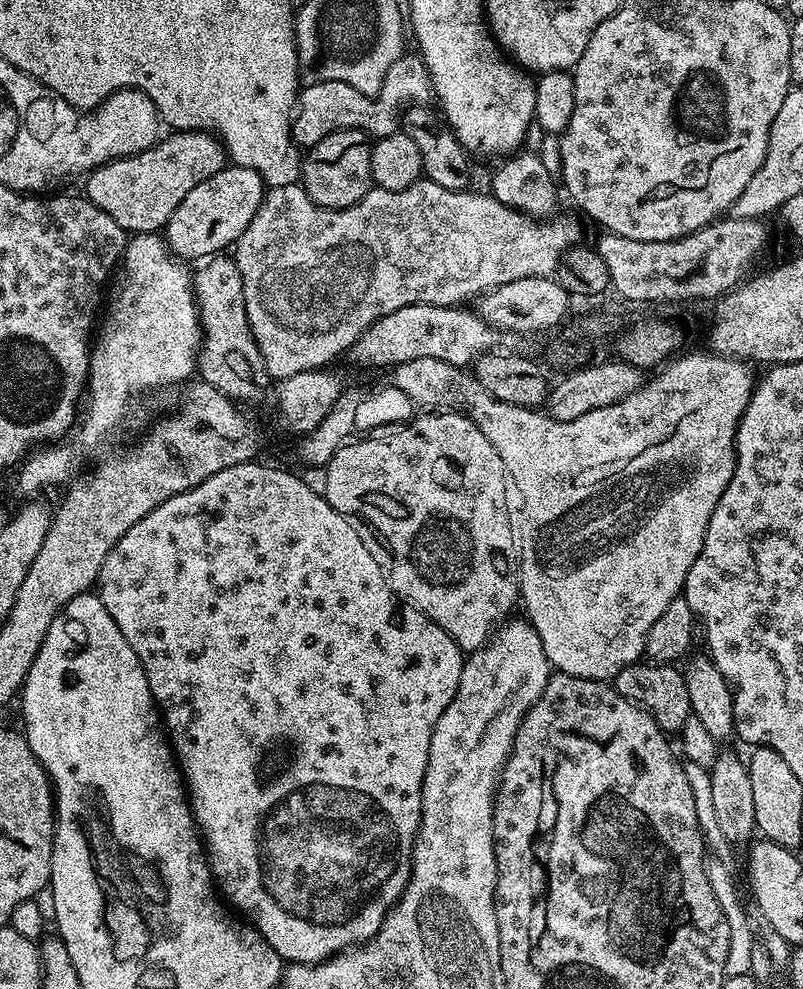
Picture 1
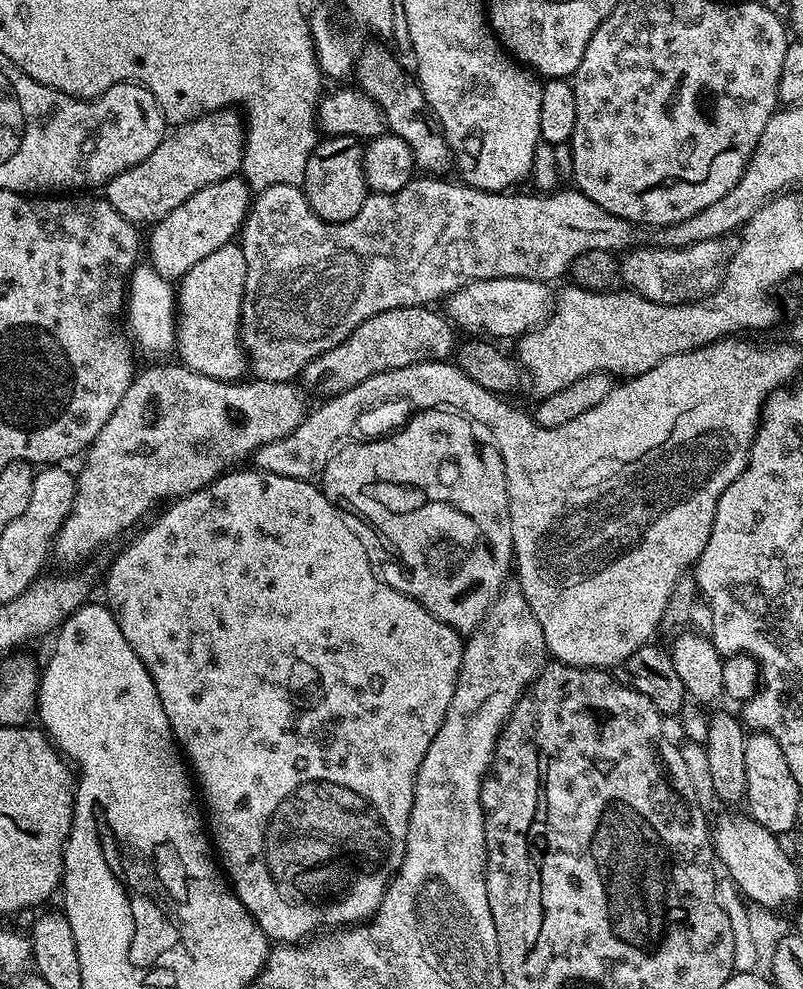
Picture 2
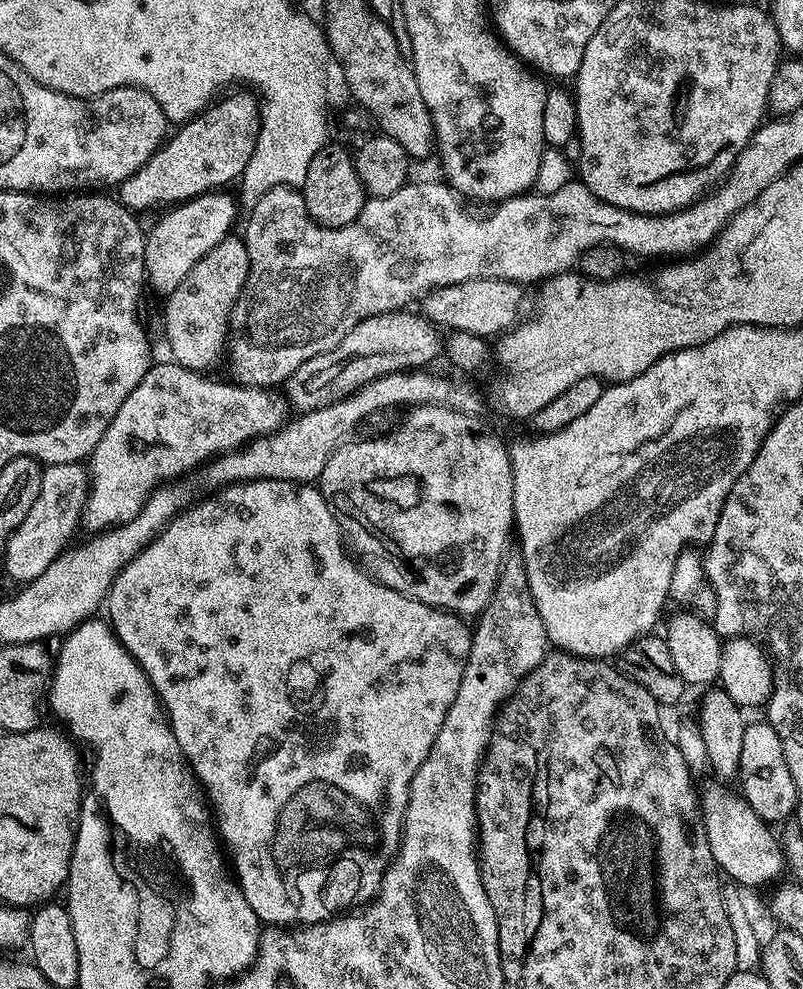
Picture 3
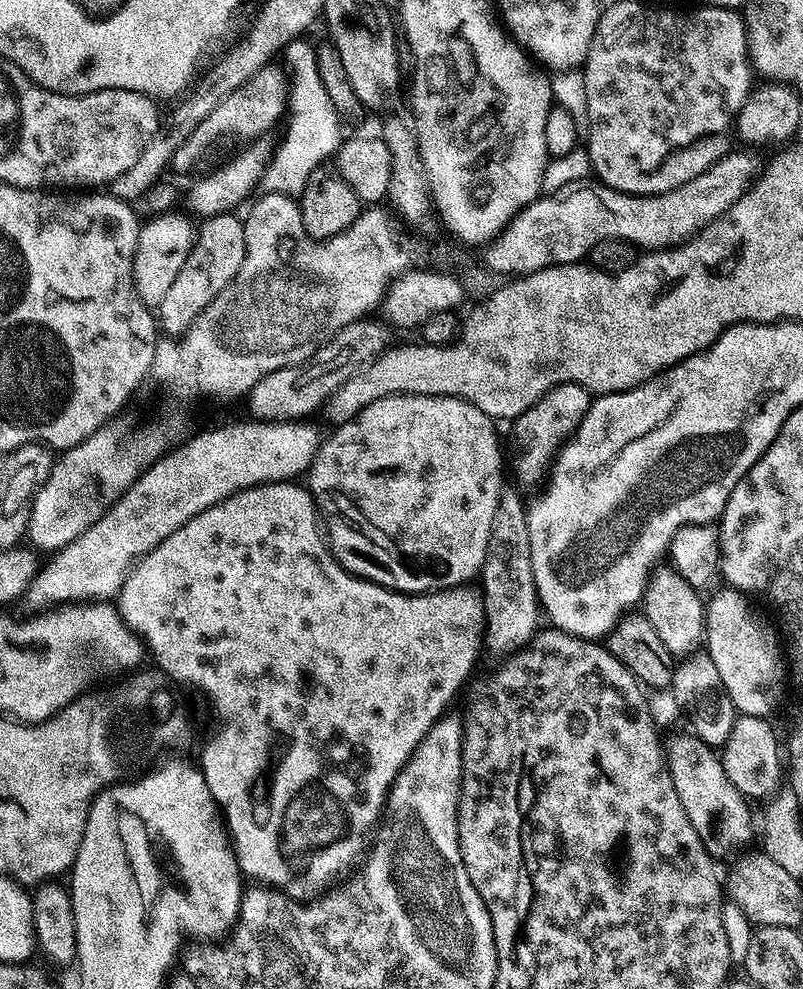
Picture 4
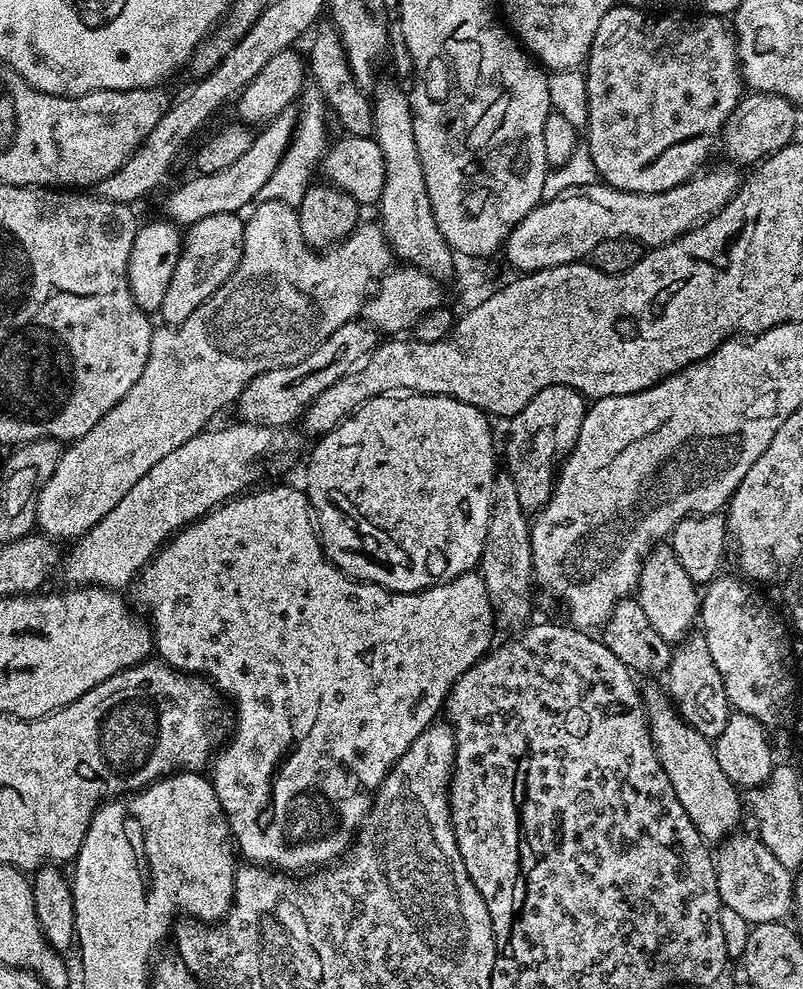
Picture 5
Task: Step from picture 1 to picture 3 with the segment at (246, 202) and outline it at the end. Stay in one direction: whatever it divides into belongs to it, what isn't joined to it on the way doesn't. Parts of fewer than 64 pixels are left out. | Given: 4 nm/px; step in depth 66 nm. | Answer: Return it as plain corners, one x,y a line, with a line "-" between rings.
213,190
202,196
169,207
168,212
156,225
147,229
144,238
144,274
147,283
160,298
167,298
188,277
190,270
218,242
233,231
238,204
227,196
227,191

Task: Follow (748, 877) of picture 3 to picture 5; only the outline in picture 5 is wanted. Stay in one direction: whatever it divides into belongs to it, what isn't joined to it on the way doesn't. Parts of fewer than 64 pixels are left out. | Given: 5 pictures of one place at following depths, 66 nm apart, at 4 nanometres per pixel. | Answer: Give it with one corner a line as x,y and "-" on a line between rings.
646,687
642,692
644,707
648,713
648,727
652,730
652,741
656,747
658,762
662,762
662,770
666,770
666,778
670,778
670,786
674,786
674,794
678,794
678,802
682,802
682,810
690,814
690,822
694,822
701,838
705,842
723,841
737,831
740,804
742,808
741,793
737,785
733,784
730,778
726,778
726,774
722,774
722,766
718,766
713,741
698,734
694,726
686,723
666,699
665,693
661,689
660,692
656,688

